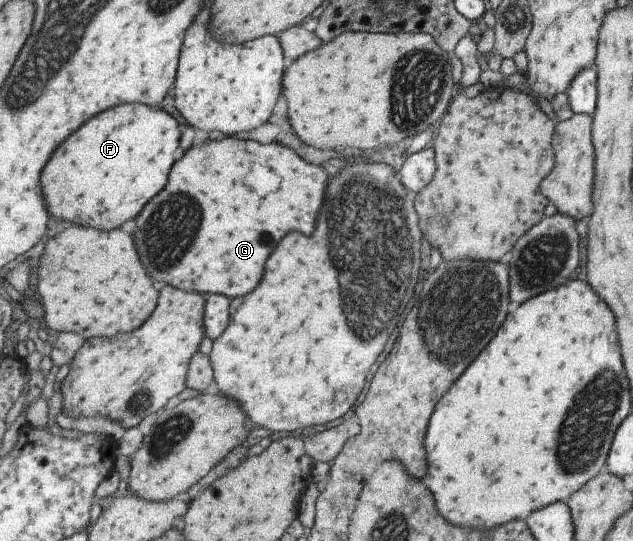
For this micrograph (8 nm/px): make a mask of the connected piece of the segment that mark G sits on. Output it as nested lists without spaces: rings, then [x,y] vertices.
[[[213,136],[213,139],[206,141],[204,145],[192,145],[185,152],[184,159],[180,159],[180,163],[175,163],[175,167],[172,167],[172,169],[176,169],[176,171],[172,171],[168,187],[160,195],[156,195],[156,199],[152,199],[152,203],[148,203],[148,207],[138,217],[136,243],[140,243],[140,255],[144,259],[144,267],[148,267],[148,273],[152,275],[152,281],[162,281],[164,285],[168,283],[174,289],[188,291],[188,293],[202,293],[205,296],[208,294],[226,295],[228,299],[248,295],[260,285],[264,269],[266,269],[266,261],[272,255],[272,251],[278,247],[278,241],[286,237],[286,233],[300,231],[300,233],[310,237],[316,231],[318,217],[320,217],[320,211],[326,203],[328,183],[330,183],[330,173],[326,169],[300,159],[300,155],[296,151],[292,151],[292,149],[280,145],[280,143],[260,145],[260,143],[254,143],[254,141],[240,141],[236,137]]]

